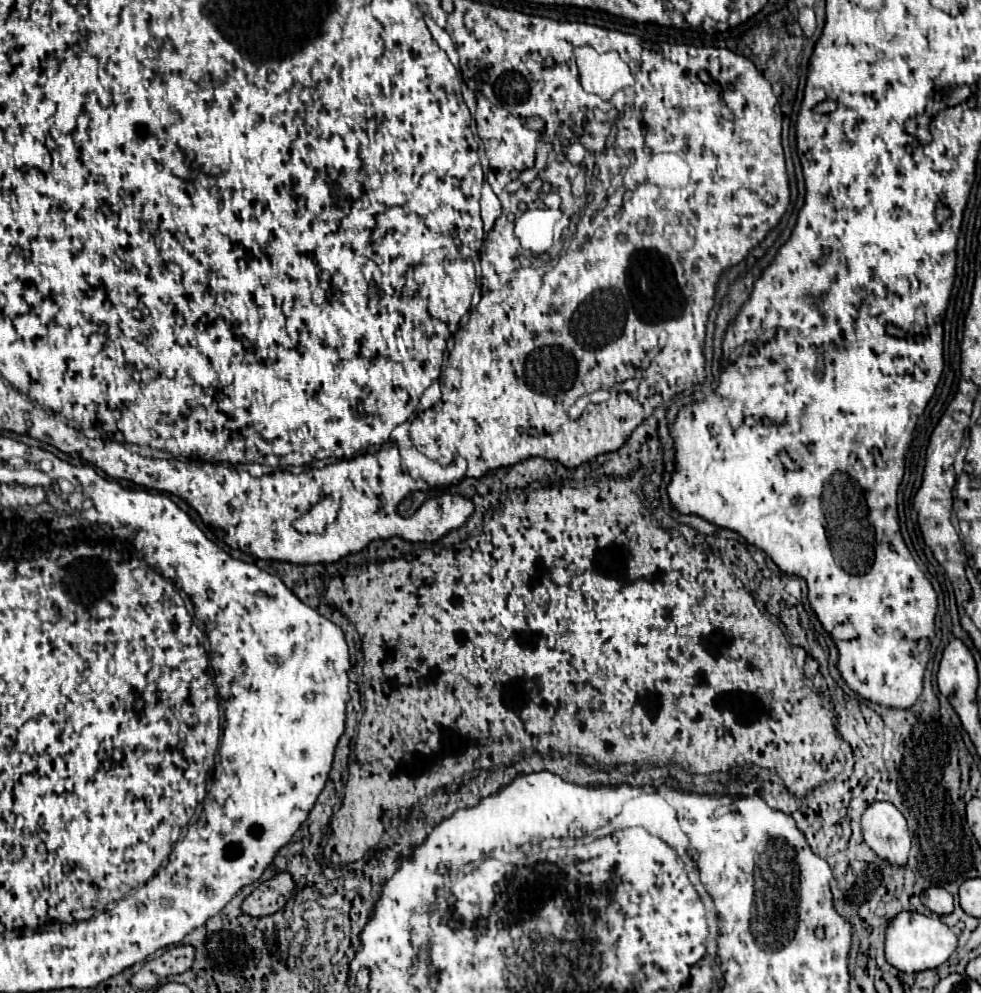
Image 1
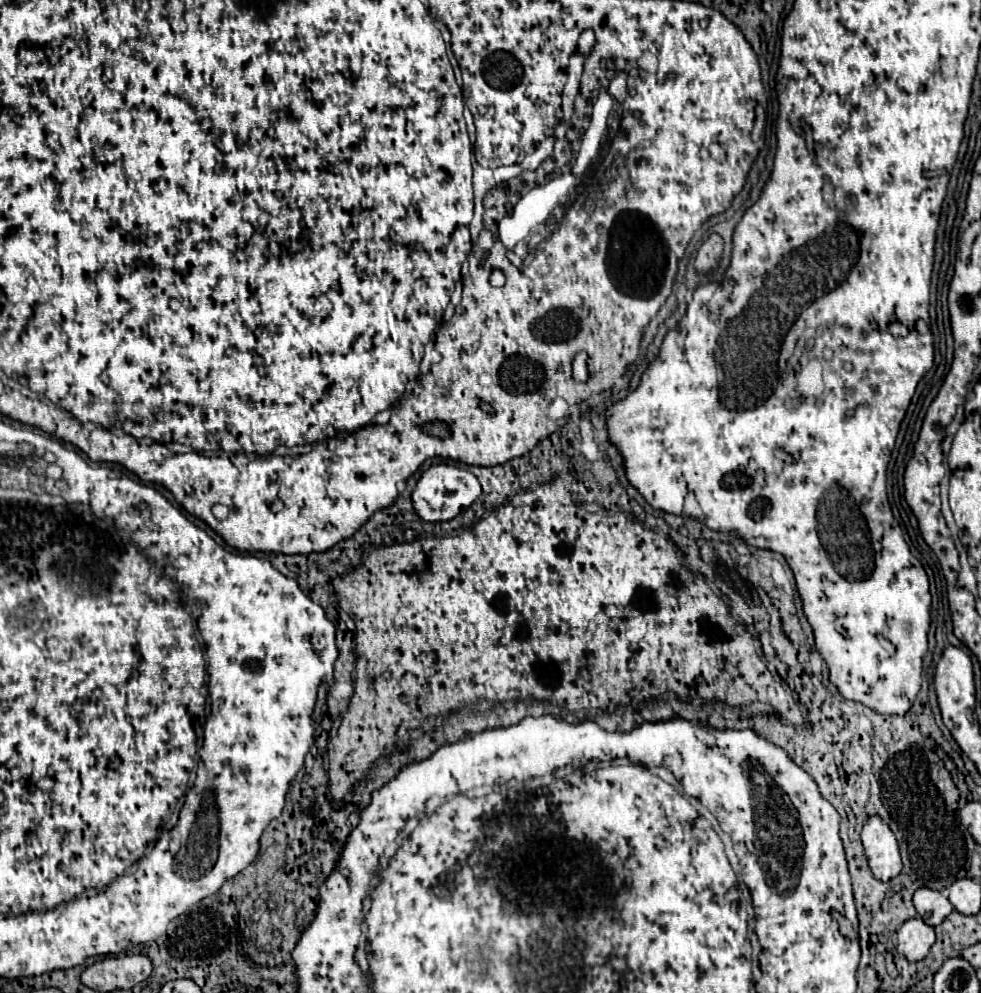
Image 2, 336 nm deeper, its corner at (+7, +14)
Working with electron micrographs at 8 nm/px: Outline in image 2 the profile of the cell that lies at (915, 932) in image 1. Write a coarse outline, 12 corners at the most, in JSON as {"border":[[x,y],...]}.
{"border":[[921,918],[897,930],[897,952],[909,962],[923,960],[935,930]]}

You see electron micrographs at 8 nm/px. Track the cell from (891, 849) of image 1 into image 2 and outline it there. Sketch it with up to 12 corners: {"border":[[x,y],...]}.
{"border":[[879,816],[863,826],[869,868],[901,870],[897,840]]}

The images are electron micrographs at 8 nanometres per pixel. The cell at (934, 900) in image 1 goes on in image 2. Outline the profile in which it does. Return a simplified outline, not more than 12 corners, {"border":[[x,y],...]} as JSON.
{"border":[[919,888],[913,904],[919,918],[939,926],[953,912],[941,892]]}

